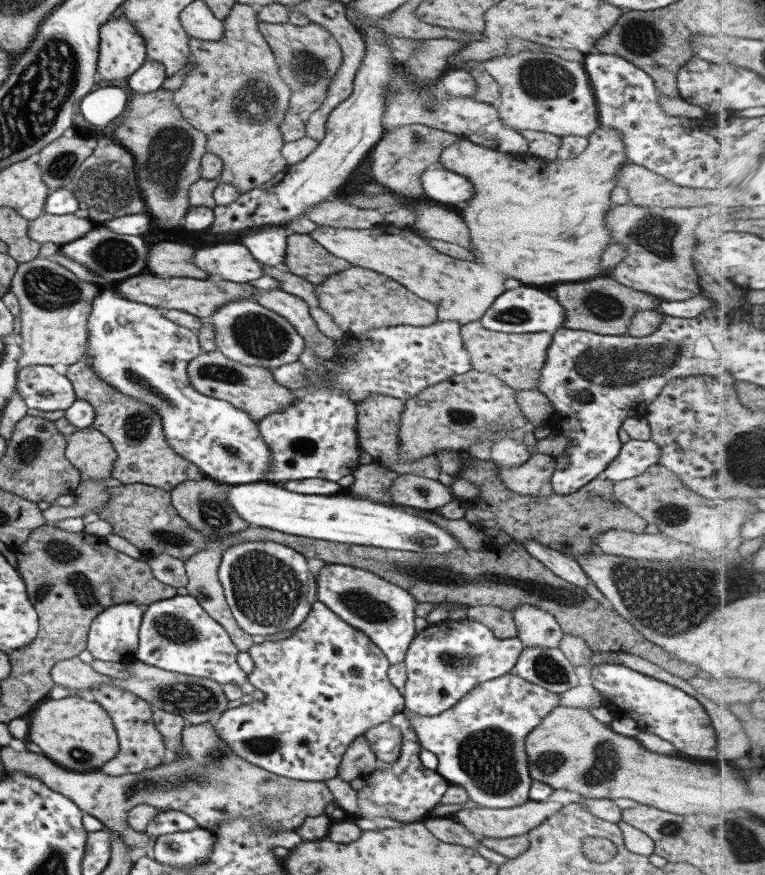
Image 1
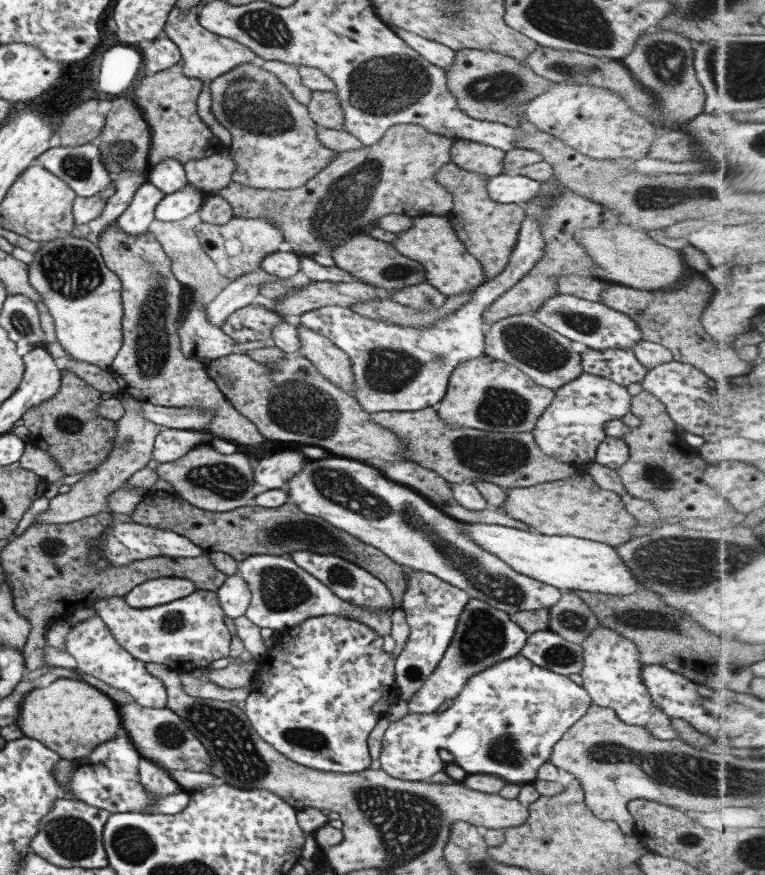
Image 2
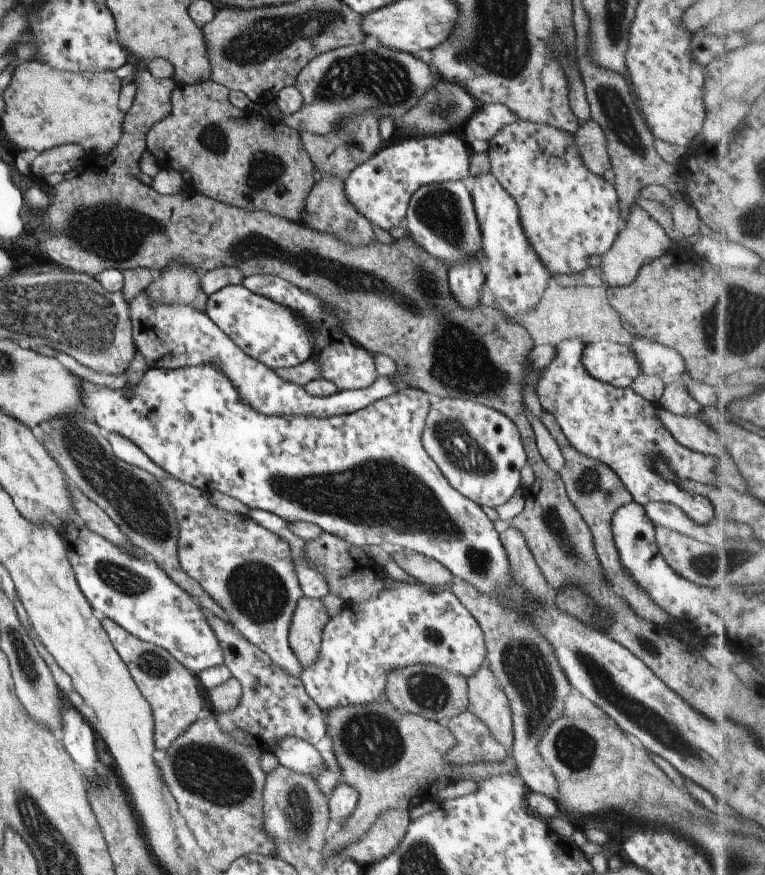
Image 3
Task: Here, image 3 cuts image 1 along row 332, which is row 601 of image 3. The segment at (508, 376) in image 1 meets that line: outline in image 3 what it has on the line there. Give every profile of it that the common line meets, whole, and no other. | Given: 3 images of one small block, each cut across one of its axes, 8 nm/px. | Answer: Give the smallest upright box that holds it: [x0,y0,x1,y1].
[452,579,571,804]

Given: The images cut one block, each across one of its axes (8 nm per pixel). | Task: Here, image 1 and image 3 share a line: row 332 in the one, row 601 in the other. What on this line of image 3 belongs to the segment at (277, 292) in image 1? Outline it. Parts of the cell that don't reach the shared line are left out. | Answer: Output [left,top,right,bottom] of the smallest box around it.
[287,595,329,666]

